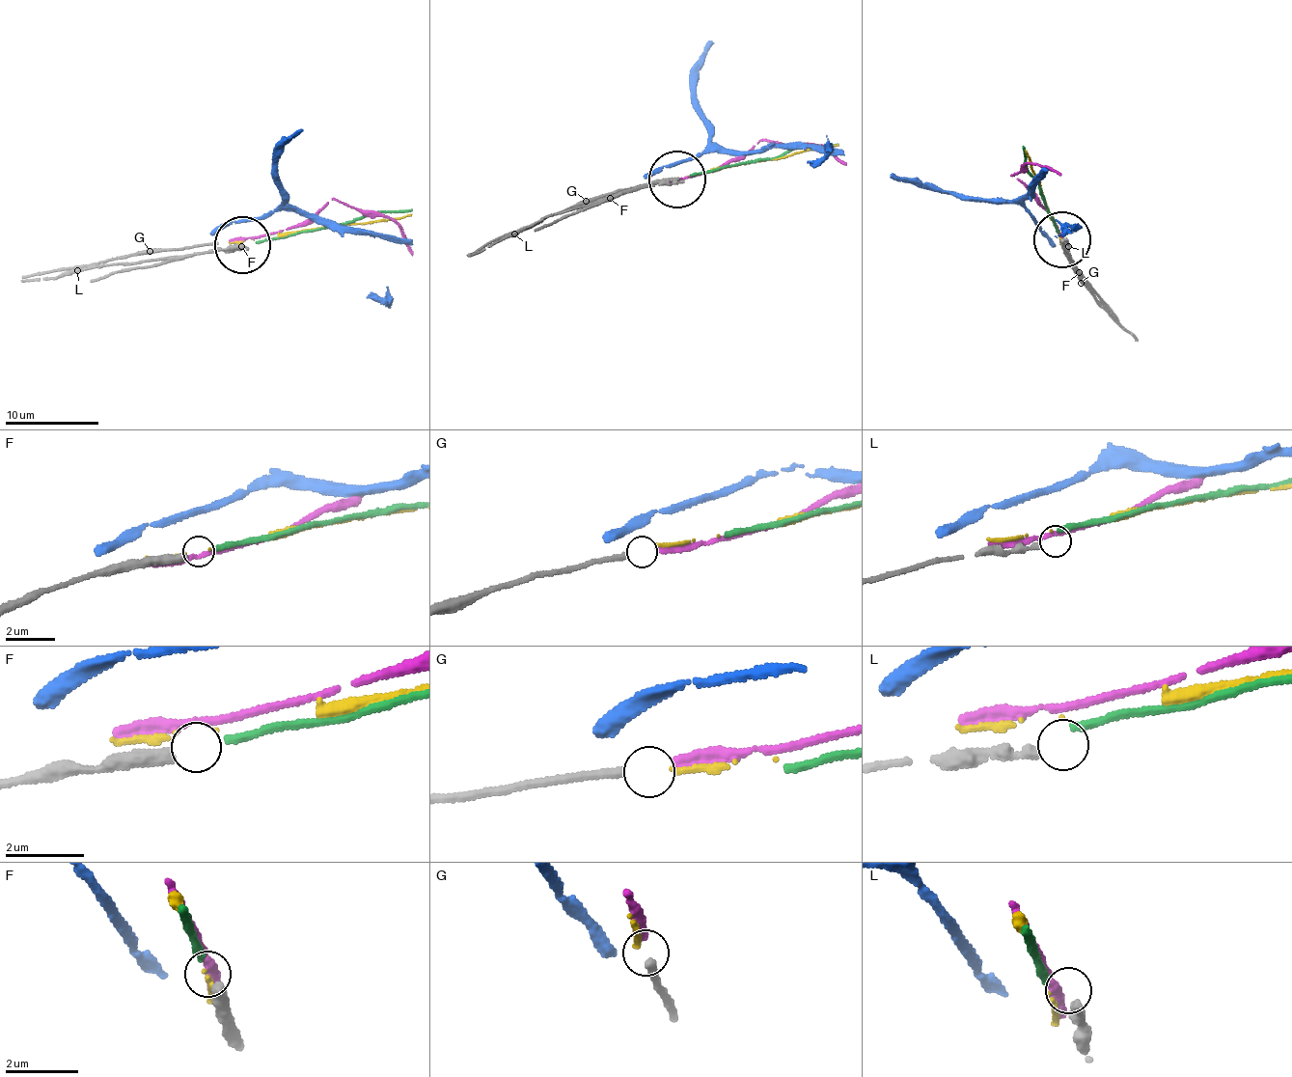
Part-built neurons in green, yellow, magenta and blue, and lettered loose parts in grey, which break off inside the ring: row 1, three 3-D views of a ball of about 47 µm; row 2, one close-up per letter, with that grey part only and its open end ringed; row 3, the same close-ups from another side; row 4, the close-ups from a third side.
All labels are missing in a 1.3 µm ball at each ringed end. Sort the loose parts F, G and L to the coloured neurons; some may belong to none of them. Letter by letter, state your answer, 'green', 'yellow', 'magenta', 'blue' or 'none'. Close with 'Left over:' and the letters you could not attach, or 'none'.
F: green
G: magenta
L: none
Left over: L

